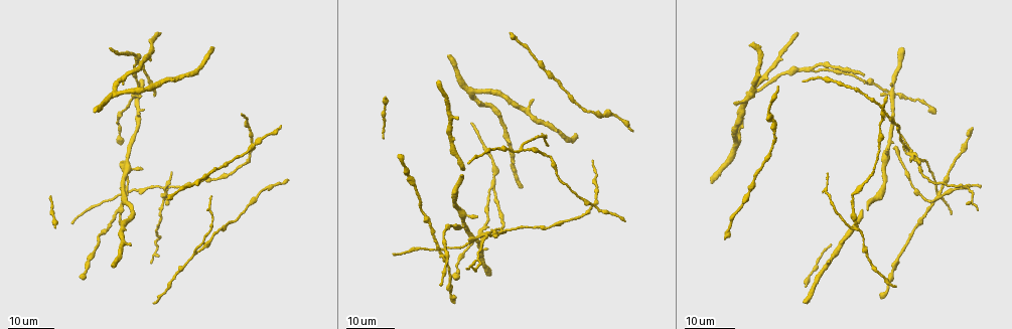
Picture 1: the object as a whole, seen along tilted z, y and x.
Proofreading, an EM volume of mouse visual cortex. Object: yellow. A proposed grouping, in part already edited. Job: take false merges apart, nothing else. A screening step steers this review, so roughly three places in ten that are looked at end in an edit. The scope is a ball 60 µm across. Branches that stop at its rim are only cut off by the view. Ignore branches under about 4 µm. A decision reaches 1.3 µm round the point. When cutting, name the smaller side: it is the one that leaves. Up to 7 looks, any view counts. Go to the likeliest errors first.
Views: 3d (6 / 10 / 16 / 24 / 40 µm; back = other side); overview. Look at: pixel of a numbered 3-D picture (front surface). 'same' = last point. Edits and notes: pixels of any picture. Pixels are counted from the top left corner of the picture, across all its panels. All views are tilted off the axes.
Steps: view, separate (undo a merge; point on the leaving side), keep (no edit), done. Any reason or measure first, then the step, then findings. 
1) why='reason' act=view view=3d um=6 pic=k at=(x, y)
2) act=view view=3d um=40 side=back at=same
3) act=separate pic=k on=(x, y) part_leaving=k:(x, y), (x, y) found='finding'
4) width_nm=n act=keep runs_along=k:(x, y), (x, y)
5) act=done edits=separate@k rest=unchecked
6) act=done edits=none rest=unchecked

why='four or more arms meet' act=view view=3d um=16 pic=1 at=(912, 152)

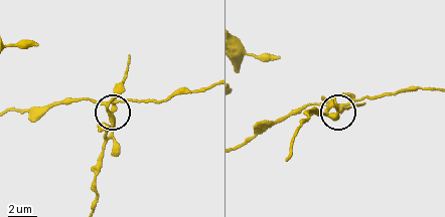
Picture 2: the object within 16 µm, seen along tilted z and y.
act=view view=3d um=10 pic=2 at=(112, 108)

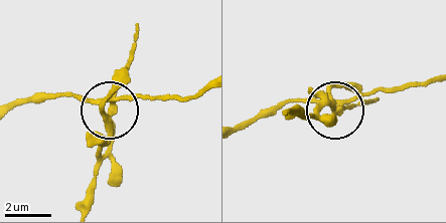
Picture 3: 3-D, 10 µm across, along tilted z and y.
width_nm=250 act=separate pic=3 on=(118, 72) part_leaving=3:(115, 101), (91, 201) found='two neurons meet here'

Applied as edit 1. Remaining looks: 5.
why='see it whole again' act=view view=overview

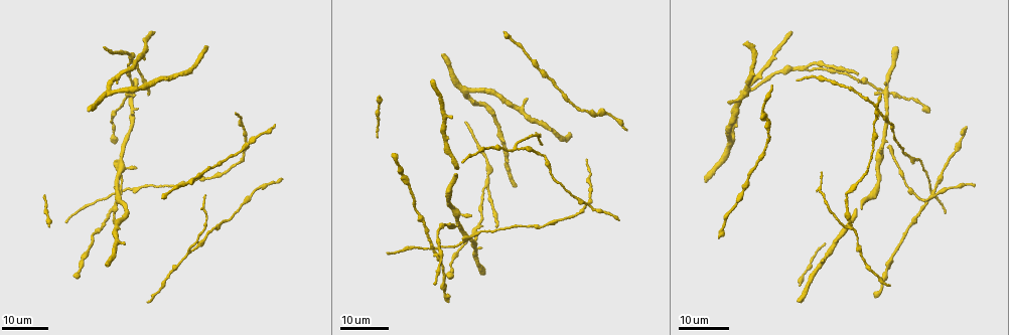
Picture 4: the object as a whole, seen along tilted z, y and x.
why='three arms meet' act=view view=3d um=16 pic=4 at=(513, 146)

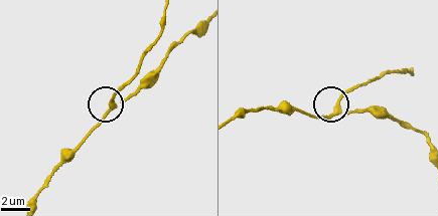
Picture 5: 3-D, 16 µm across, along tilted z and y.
why='zoom in' act=view view=3d um=6 pic=5 at=(110, 104)

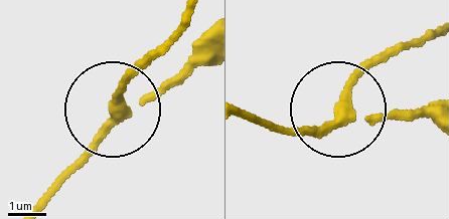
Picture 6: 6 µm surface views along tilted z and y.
why='other side' act=view view=3d um=6 side=back pic=6 at=(342, 109)

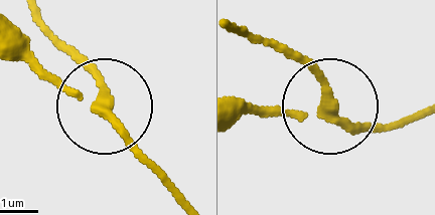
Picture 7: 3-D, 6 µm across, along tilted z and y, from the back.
width_nm=210 act=separate pic=7 on=(103, 76) part_leaving=7:(99, 112), (100, 88), (35, 13) found='two neurons meet here'

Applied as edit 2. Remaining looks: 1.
act=done edits=separate@3,separate@7 rest=unchecked

